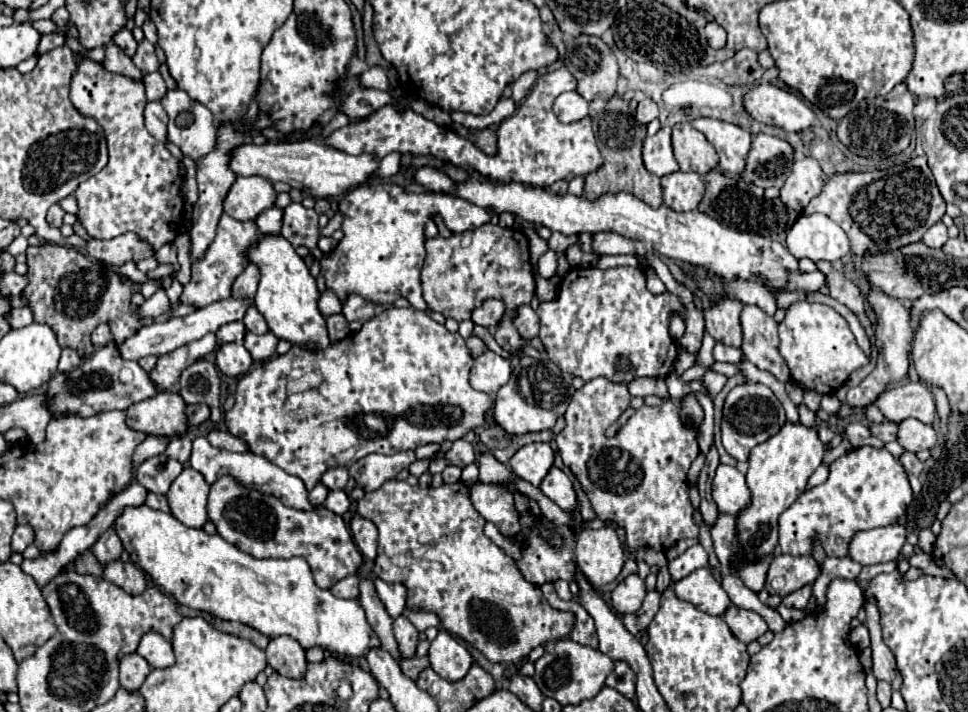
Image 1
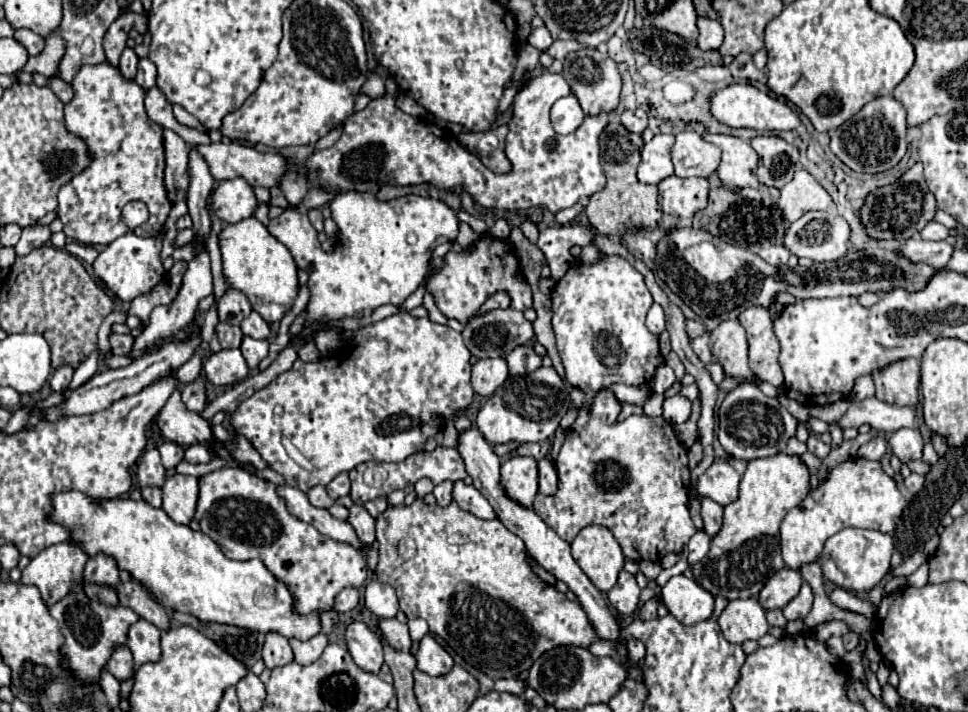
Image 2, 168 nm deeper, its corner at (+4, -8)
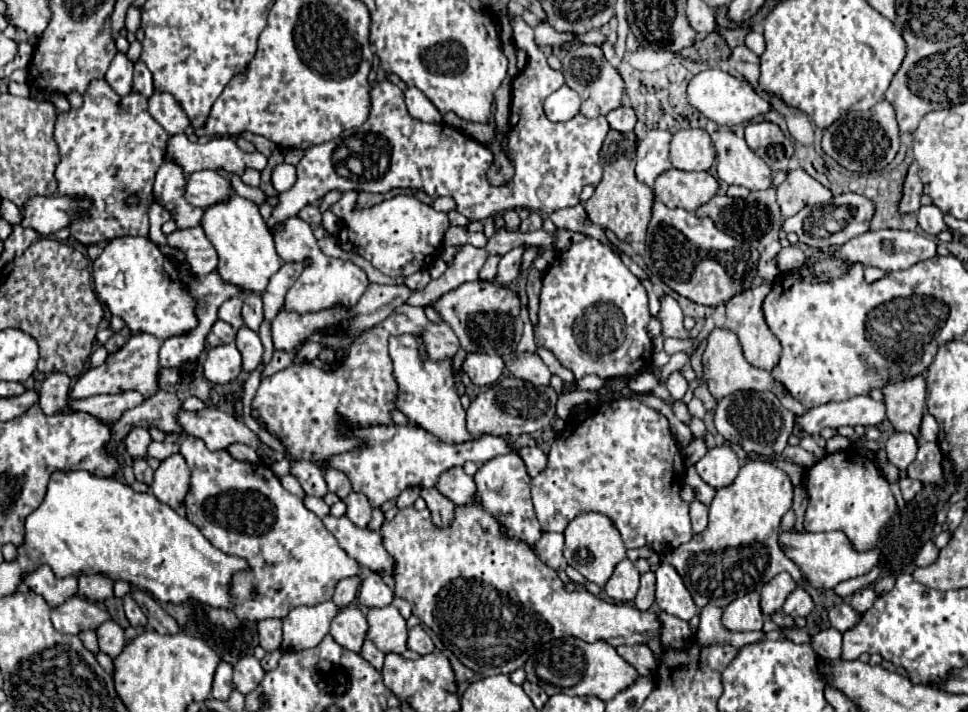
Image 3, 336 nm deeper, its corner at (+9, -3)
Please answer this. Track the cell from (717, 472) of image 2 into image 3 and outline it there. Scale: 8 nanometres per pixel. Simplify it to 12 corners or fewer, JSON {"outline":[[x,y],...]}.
{"outline":[[730,446],[708,450],[698,476],[716,490],[736,480],[740,462]]}

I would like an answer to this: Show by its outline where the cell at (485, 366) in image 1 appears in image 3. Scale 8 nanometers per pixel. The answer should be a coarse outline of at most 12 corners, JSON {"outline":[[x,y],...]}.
{"outline":[[468,354],[462,370],[476,386],[494,384],[500,356]]}

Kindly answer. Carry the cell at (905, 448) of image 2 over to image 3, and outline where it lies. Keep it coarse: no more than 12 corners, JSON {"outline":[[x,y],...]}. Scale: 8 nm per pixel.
{"outline":[[894,432],[886,442],[888,460],[908,468],[918,442],[908,432]]}

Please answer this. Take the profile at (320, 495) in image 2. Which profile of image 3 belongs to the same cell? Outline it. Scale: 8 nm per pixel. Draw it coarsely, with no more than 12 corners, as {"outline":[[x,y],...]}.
{"outline":[[290,462],[308,496],[328,494],[324,472],[312,462]]}

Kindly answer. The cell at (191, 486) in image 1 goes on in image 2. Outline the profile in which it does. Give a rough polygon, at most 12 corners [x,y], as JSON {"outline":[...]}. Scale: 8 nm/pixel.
{"outline":[[167,477],[163,509],[181,525],[195,515],[199,479]]}

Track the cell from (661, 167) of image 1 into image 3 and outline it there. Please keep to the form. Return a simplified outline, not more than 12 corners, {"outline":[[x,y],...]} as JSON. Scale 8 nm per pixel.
{"outline":[[648,130],[636,150],[636,178],[648,186],[670,170],[666,130]]}

